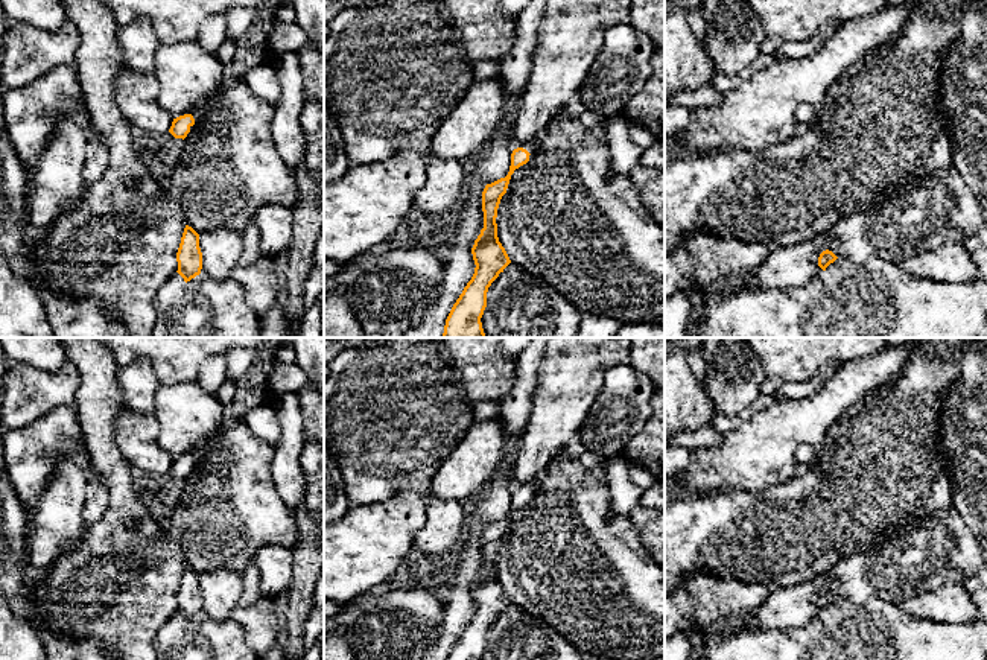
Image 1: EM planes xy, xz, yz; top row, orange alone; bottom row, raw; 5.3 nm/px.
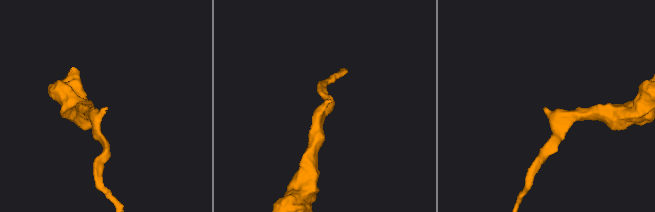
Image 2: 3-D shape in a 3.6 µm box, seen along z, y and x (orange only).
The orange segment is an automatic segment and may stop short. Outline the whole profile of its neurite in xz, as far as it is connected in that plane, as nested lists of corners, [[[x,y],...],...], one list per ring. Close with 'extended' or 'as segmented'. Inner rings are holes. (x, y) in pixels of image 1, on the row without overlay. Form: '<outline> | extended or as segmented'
[[[538,478],[522,485],[511,494],[509,512],[482,532],[484,569],[471,589],[474,614],[453,645],[447,660],[481,660],[487,648],[487,633],[491,624],[511,604],[505,589],[497,578],[497,549],[506,534],[511,516],[516,509],[532,500],[540,487]]] | extended

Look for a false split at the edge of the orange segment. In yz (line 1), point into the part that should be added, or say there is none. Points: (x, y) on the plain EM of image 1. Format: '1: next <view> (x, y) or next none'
1: next none

